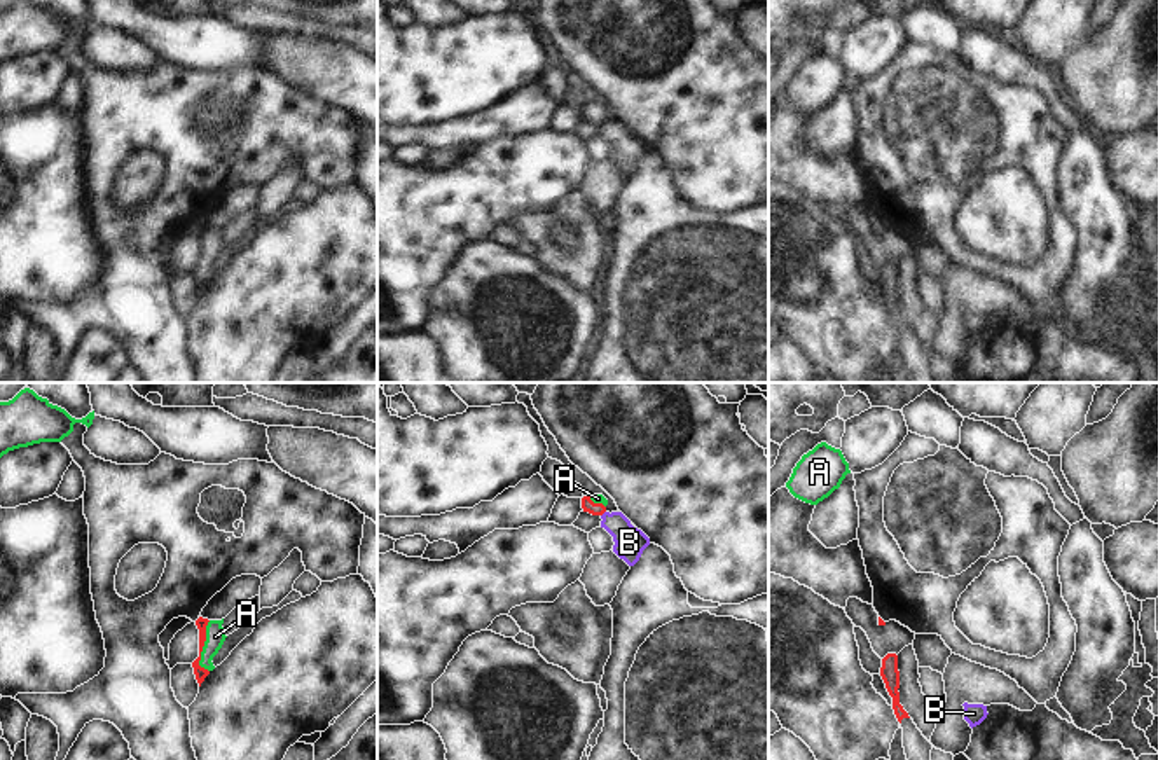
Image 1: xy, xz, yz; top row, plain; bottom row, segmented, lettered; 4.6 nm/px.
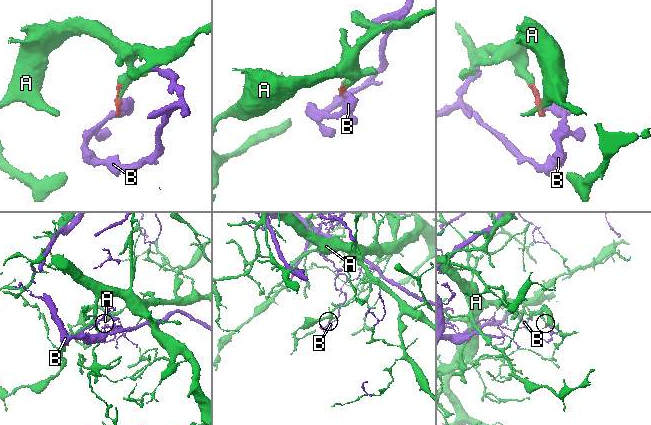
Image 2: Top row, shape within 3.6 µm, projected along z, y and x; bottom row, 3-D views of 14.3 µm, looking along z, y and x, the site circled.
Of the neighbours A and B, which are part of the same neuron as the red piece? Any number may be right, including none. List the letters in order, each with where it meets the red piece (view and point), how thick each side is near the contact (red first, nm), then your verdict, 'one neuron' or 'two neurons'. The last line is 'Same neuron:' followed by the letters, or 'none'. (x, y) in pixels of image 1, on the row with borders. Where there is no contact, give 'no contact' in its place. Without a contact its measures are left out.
A: contact xy (203, 645); calibres 60 and 90 nm; one neuron
B: contact xz (603, 512); calibres 60 and 140 nm; two neurons
Same neuron: A

